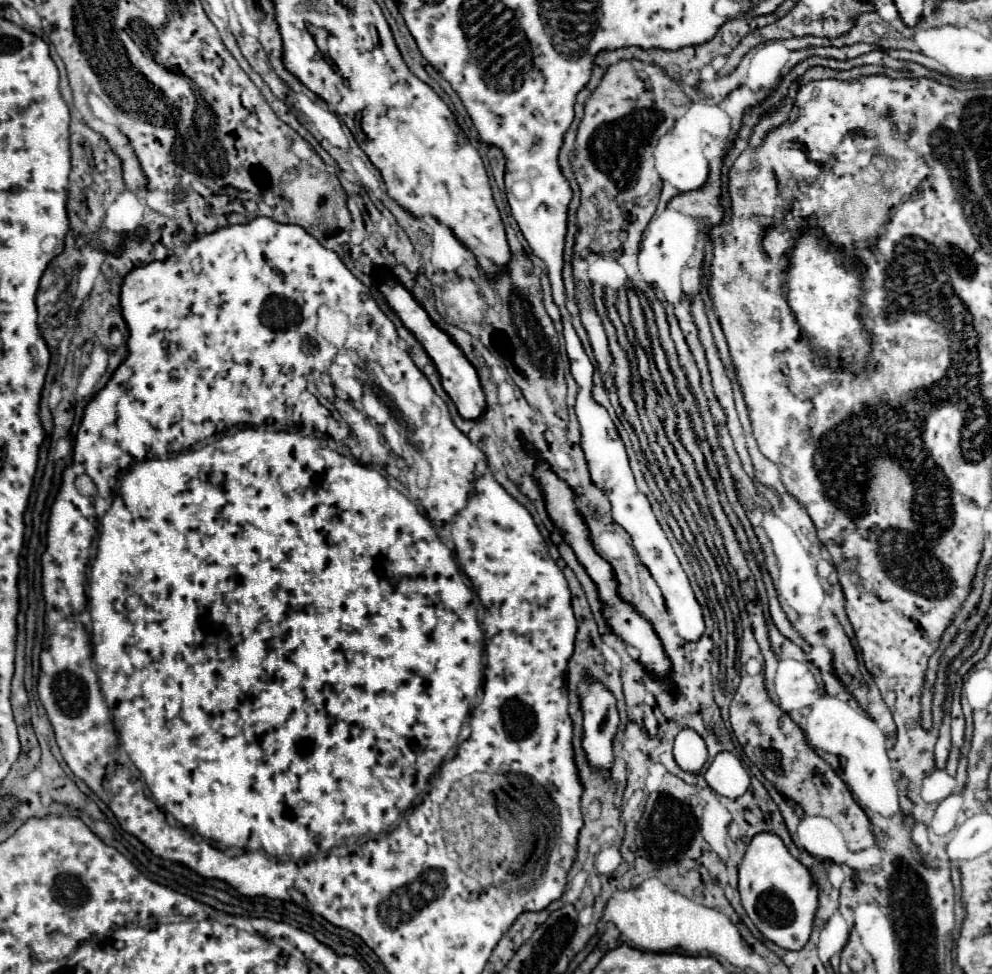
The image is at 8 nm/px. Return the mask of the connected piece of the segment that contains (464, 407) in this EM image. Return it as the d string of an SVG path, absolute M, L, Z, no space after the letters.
M379 283L379 291L383 293L385 301L389 303L389 307L395 311L395 315L401 319L401 323L417 337L417 341L425 347L427 355L431 357L431 361L435 363L439 375L441 375L441 385L447 391L447 395L451 397L451 401L457 405L457 411L461 413L461 417L465 419L477 419L483 411L485 411L485 395L479 383L479 377L475 373L475 367L469 363L469 359L465 357L465 353L457 347L457 343L453 343L453 339L449 339L449 335L445 331L441 331L427 315L427 311L421 307L421 303L417 303L417 299L411 295L409 289L405 289L403 285L395 285L395 291L387 285L387 283Z

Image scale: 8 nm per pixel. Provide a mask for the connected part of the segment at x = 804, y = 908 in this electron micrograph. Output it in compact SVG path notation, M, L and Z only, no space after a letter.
M759 833L749 843L739 863L739 895L743 909L765 939L787 951L805 947L817 911L817 885L777 835Z

